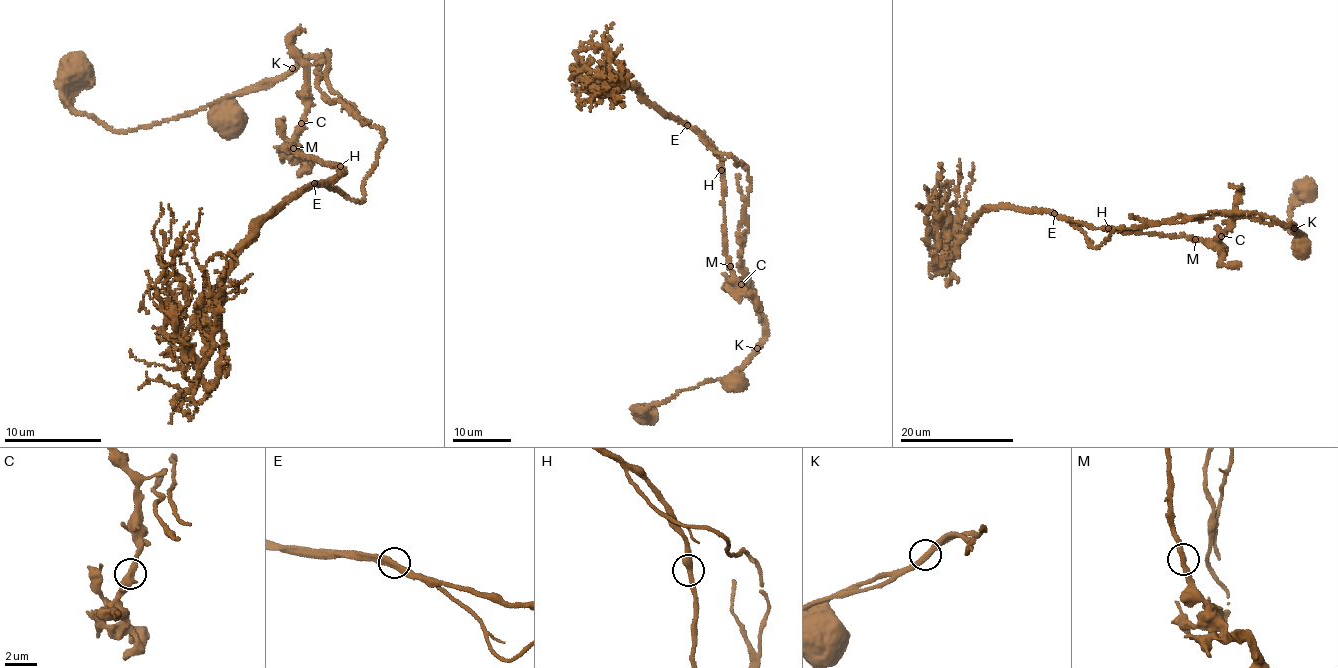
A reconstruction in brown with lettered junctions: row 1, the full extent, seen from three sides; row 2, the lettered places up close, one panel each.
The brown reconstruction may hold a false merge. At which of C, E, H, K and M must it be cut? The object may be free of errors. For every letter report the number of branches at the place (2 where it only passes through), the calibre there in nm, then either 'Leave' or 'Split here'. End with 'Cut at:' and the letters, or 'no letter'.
C: Branches: 2. Thickness 400 nm. Leave
E: Branches: 2. Thickness 380 nm. Leave
H: Branches: 2. Thickness 380 nm. Leave
K: Branches: 2. Thickness 380 nm. Split here
M: Branches: 2. Thickness 340 nm. Leave
Cut at: K

